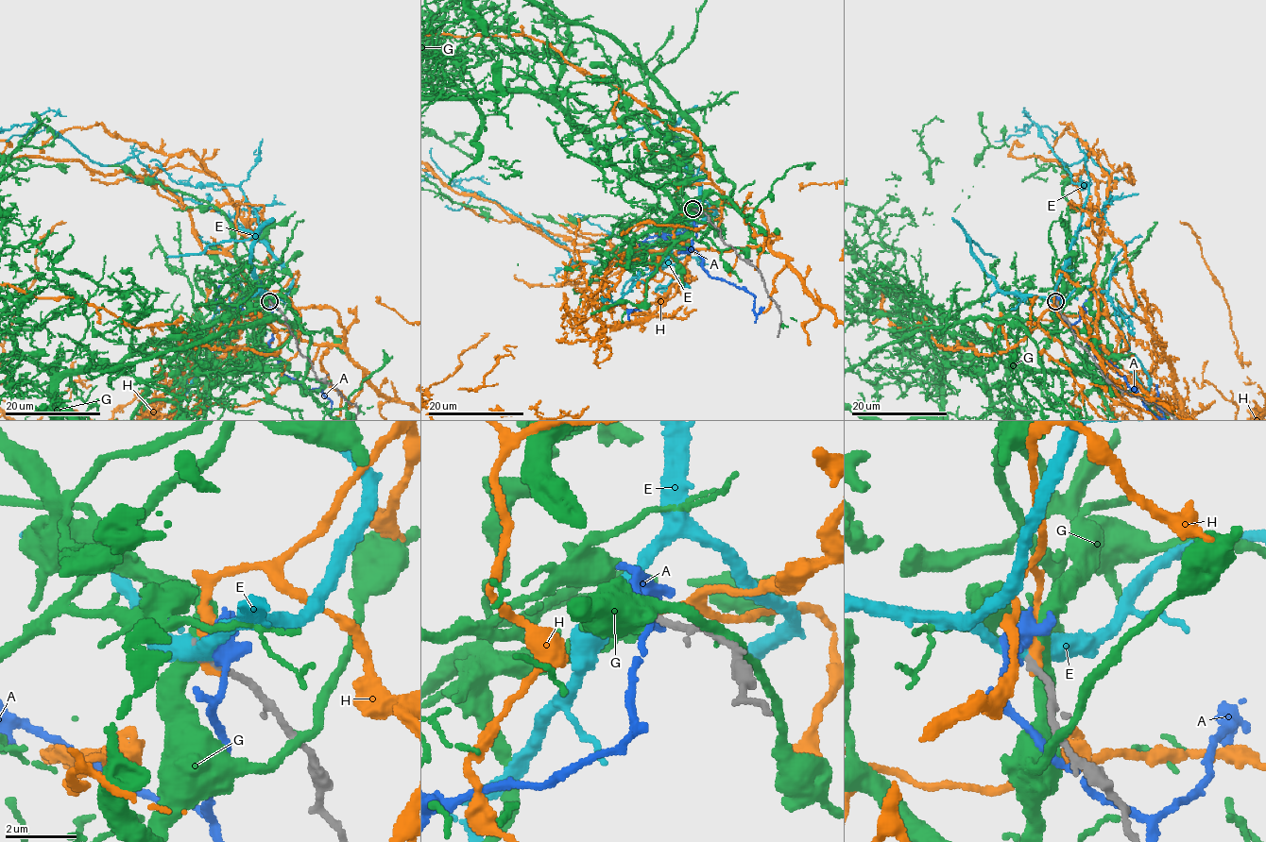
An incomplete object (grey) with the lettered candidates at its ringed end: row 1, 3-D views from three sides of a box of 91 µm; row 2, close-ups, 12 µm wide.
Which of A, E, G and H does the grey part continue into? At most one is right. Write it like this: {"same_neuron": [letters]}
{"same_neuron": ["E"]}

